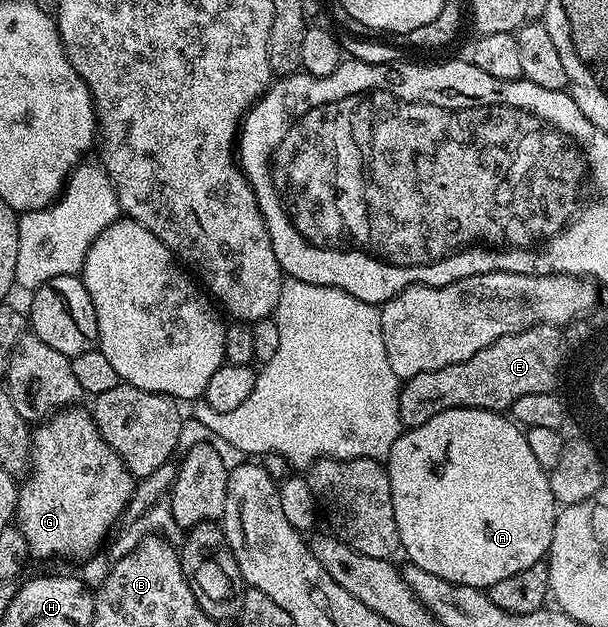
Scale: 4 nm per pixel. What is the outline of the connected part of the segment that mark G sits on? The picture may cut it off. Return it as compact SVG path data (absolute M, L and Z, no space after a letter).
M82 406L61 409L33 429L28 475L18 489L16 527L24 534L31 557L50 560L53 556L67 556L70 560L82 560L97 550L122 512L124 516L135 487L135 477L104 442L93 415Z

